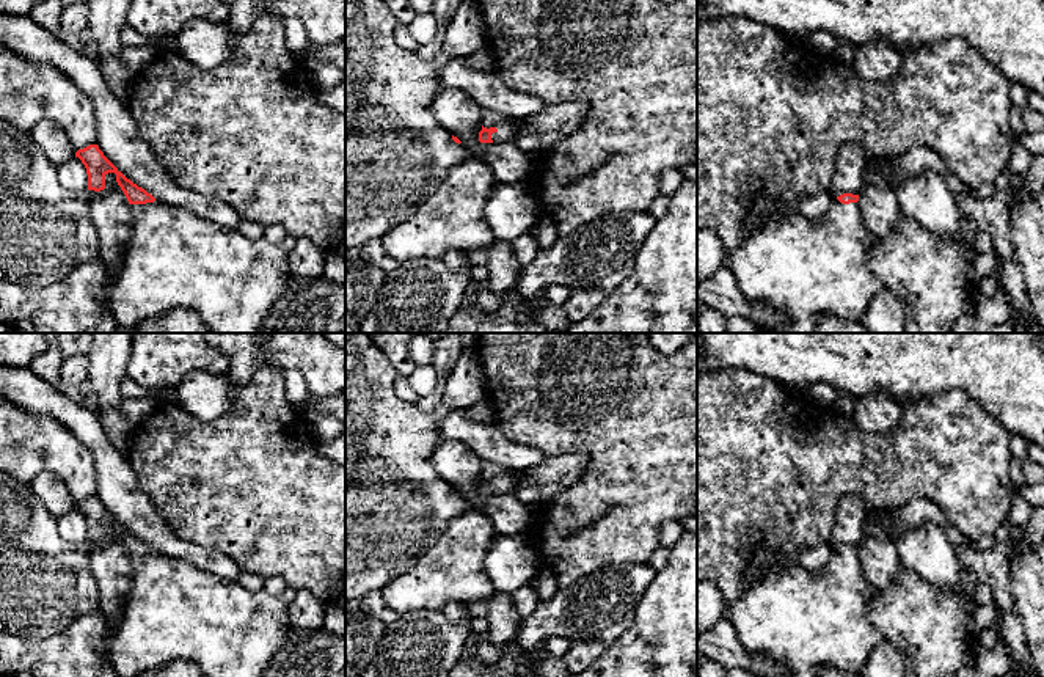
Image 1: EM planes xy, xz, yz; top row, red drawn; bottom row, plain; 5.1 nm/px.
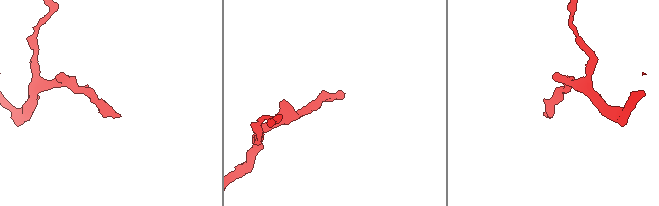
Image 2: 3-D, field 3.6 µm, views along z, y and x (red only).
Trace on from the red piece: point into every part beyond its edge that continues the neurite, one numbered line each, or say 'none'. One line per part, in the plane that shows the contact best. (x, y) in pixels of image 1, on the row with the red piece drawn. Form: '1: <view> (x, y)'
1: xz (509, 128)

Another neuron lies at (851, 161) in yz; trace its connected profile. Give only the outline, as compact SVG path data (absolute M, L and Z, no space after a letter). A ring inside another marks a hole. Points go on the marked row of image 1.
M845 145L835 160L834 177L830 181L829 193L837 198L843 193L859 195L863 187L863 171L868 167L868 157L862 146Z

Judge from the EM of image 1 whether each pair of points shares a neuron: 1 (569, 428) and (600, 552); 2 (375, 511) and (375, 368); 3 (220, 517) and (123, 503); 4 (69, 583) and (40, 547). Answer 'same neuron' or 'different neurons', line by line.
1: same neuron
2: same neuron
3: different neurons
4: same neuron

